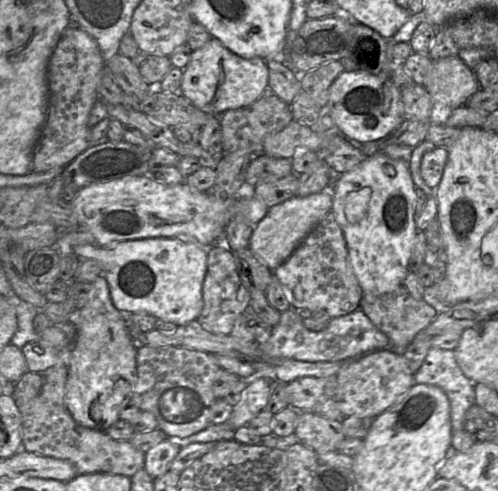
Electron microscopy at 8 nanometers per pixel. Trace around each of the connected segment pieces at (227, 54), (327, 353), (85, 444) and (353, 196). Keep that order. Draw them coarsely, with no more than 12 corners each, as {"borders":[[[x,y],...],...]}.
{"borders":[[[212,37],[194,50],[179,93],[214,116],[268,89],[261,57]],[[360,308],[305,328],[280,312],[265,357],[336,362],[390,346]],[[70,363],[42,373],[18,407],[27,452],[79,474],[133,475],[144,452],[79,425],[66,406]],[[382,152],[331,210],[363,294],[403,285],[418,232],[409,162]]]}

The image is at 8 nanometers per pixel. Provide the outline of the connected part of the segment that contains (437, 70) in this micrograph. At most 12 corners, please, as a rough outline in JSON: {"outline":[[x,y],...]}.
{"outline":[[459,56],[433,61],[424,87],[434,103],[466,105],[480,89]]}

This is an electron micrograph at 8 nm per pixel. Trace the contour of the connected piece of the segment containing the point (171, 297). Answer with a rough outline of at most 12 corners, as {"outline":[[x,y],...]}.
{"outline":[[192,237],[72,249],[103,267],[120,312],[177,326],[203,309]]}

